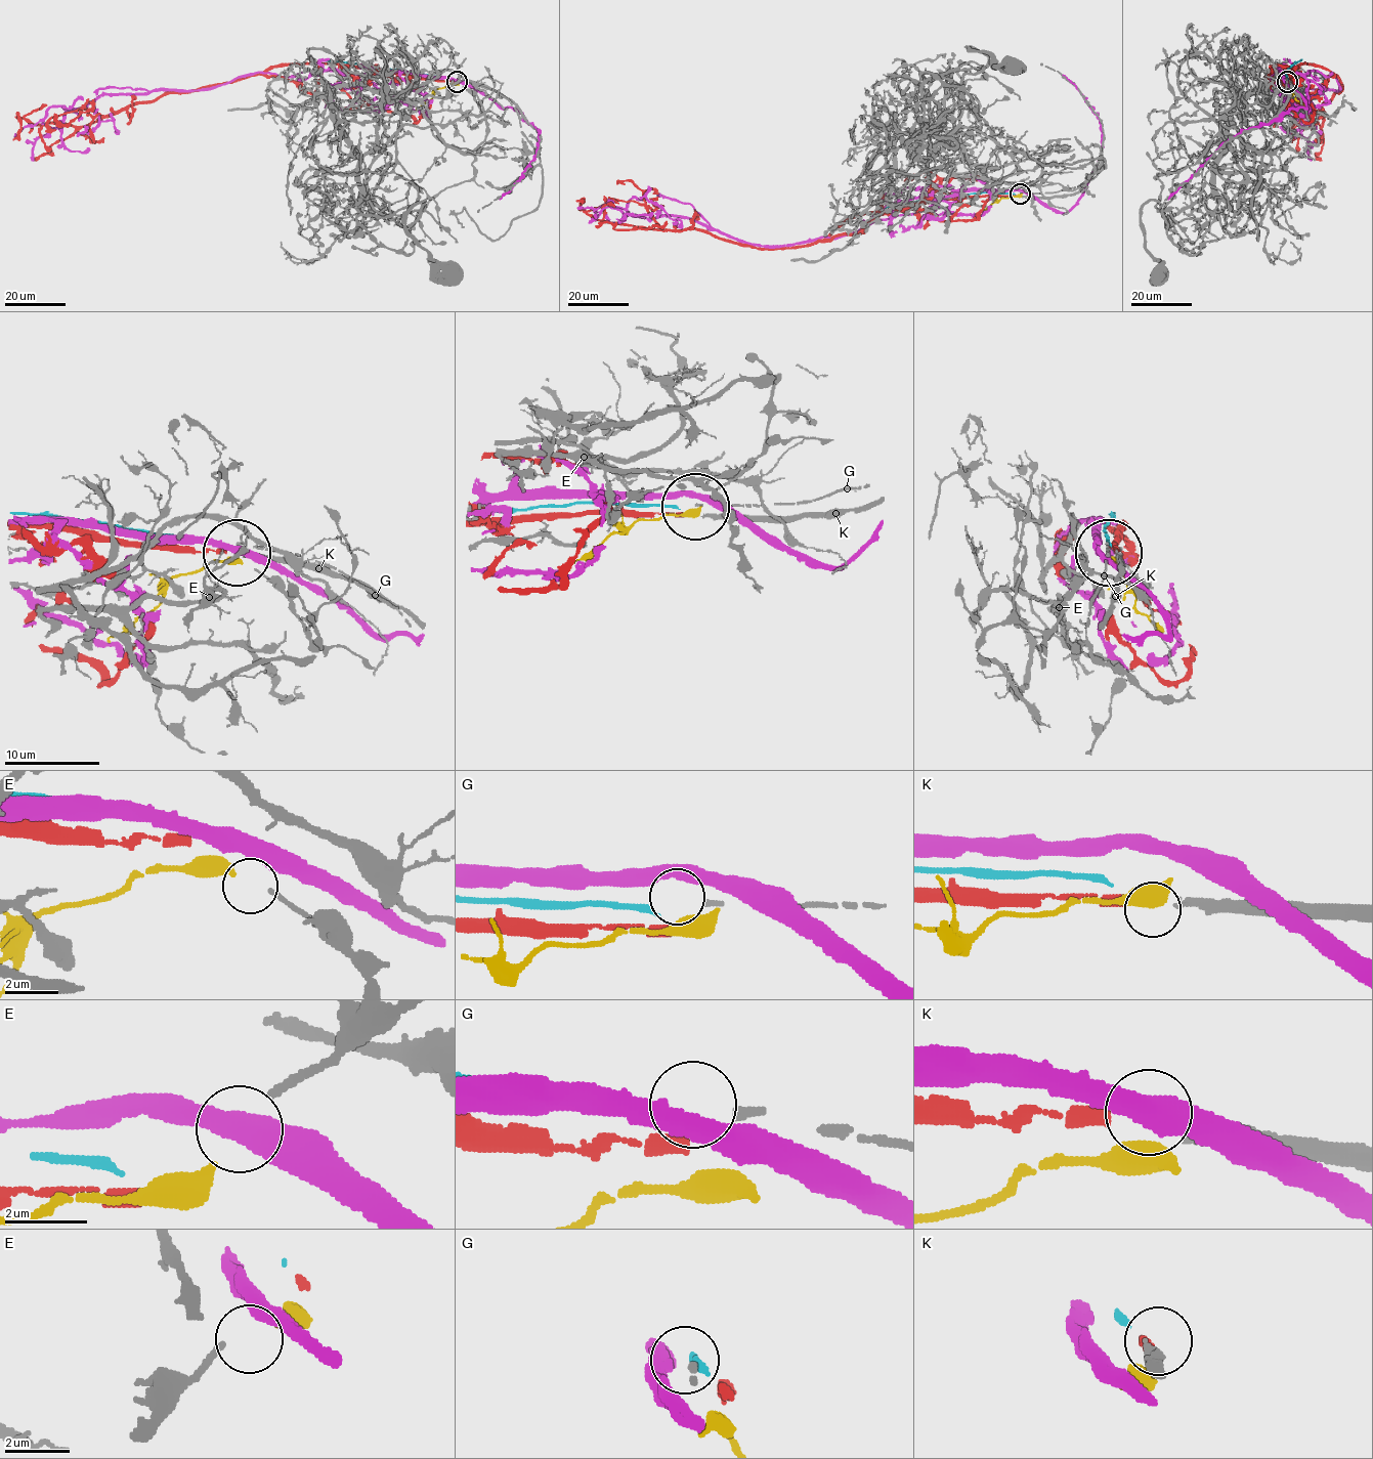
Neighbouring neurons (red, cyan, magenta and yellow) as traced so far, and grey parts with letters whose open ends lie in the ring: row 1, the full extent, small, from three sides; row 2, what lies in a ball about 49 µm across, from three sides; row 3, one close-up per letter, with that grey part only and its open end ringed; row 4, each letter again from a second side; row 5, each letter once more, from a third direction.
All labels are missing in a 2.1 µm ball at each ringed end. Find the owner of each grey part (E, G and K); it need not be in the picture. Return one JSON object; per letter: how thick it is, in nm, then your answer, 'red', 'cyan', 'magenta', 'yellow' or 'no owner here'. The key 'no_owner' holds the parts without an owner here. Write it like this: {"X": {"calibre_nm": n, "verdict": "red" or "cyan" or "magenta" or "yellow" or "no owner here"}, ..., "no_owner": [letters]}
{"E": {"calibre_nm": 180, "verdict": "yellow"}, "G": {"calibre_nm": 190, "verdict": "no owner here"}, "K": {"calibre_nm": 200, "verdict": "red"}, "no_owner": ["G"]}

